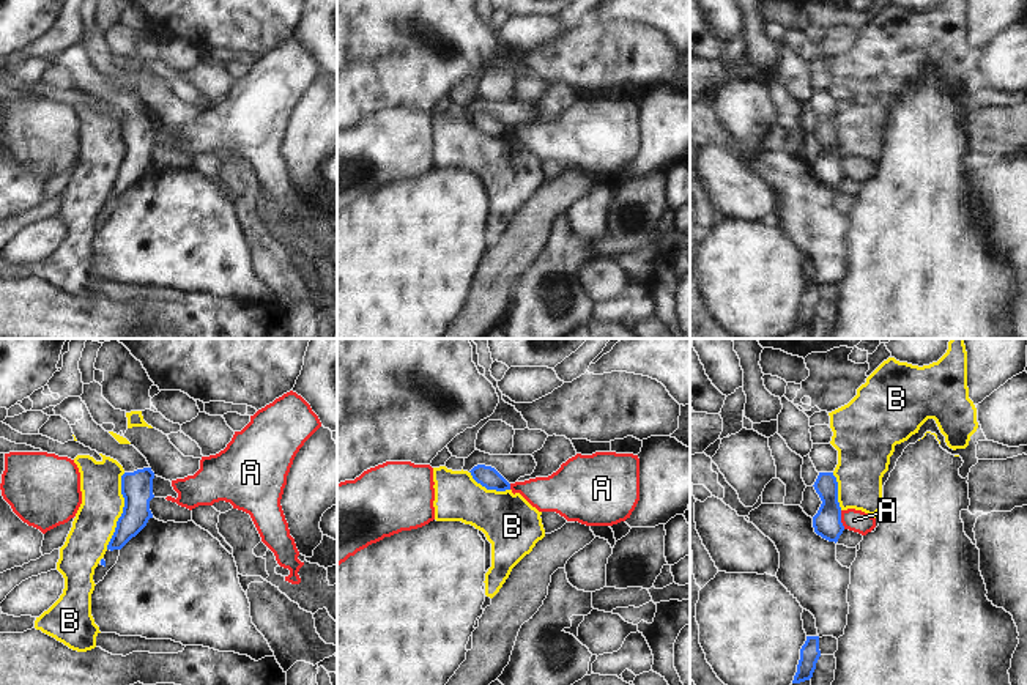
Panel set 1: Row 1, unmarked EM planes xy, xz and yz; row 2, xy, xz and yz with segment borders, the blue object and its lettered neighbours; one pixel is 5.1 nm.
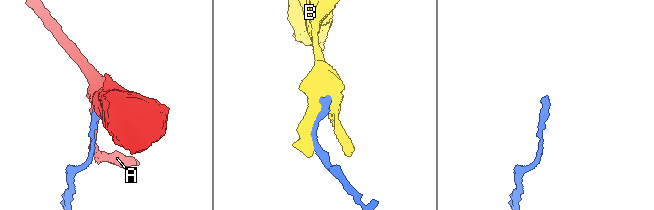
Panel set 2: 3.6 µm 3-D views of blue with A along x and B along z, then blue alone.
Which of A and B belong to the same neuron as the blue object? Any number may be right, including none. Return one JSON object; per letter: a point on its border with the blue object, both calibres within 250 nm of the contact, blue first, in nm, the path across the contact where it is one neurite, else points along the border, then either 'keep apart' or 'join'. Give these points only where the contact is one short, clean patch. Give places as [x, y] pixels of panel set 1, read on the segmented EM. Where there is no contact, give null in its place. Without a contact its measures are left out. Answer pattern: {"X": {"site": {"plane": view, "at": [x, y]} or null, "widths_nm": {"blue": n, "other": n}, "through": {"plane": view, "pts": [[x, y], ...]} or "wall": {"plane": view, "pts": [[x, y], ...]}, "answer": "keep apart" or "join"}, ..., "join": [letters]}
{"A": {"site": {"plane": "yz", "at": [840, 520]}, "widths_nm": {"blue": 140, "other": 110}, "wall": {"plane": "yz", "pts": [[840, 510], [840, 520], [845, 528]]}, "answer": "keep apart"}, "B": {"site": {"plane": "xy", "at": [123, 510]}, "widths_nm": {"blue": 160, "other": 220}, "answer": "keep apart"}, "join": []}

